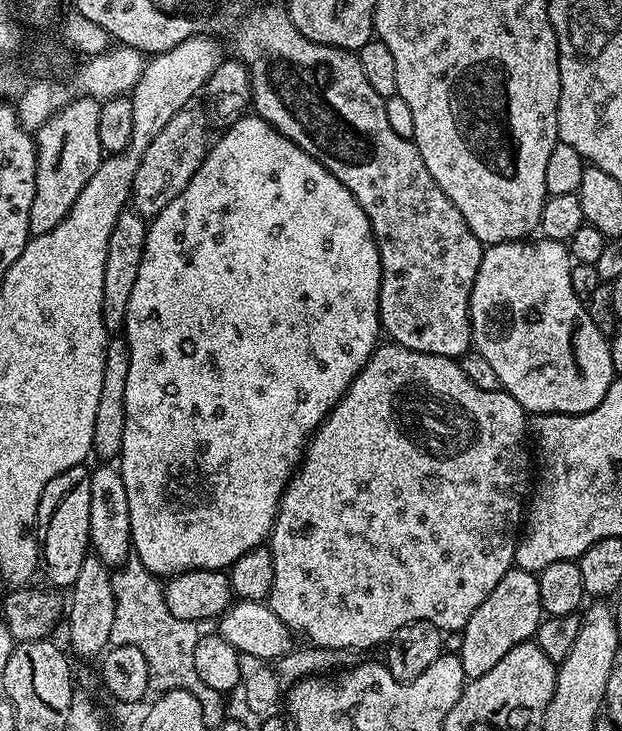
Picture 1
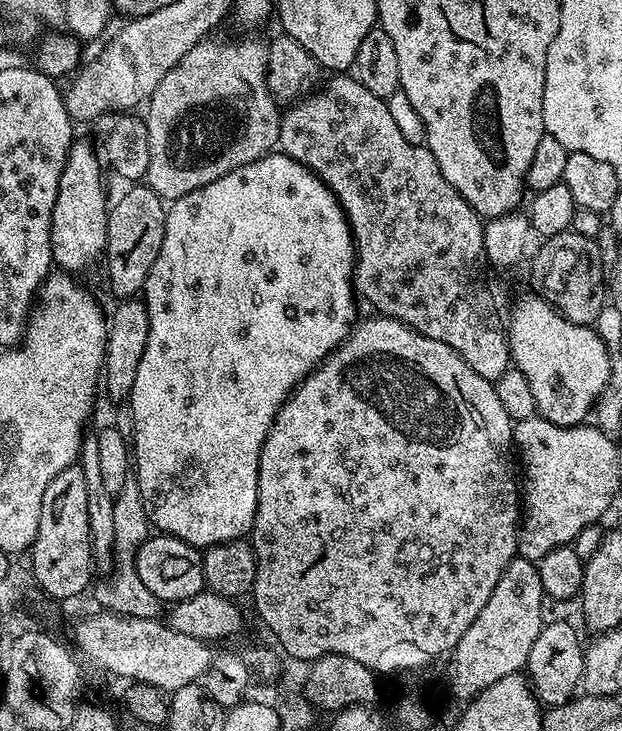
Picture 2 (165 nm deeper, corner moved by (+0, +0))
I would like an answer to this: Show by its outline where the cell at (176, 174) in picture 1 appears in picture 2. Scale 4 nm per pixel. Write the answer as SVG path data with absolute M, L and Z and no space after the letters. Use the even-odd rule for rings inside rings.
M205 38L191 48L186 55L180 59L178 66L158 82L154 94L146 102L146 119L148 122L148 133L150 134L150 166L146 177L147 187L150 187L160 195L160 199L171 202L190 194L194 190L206 187L210 182L230 174L230 170L238 170L258 158L269 155L280 143L280 117L282 115L281 105L278 103L271 90L268 88L268 44L260 40L228 40L223 44L220 40Z

